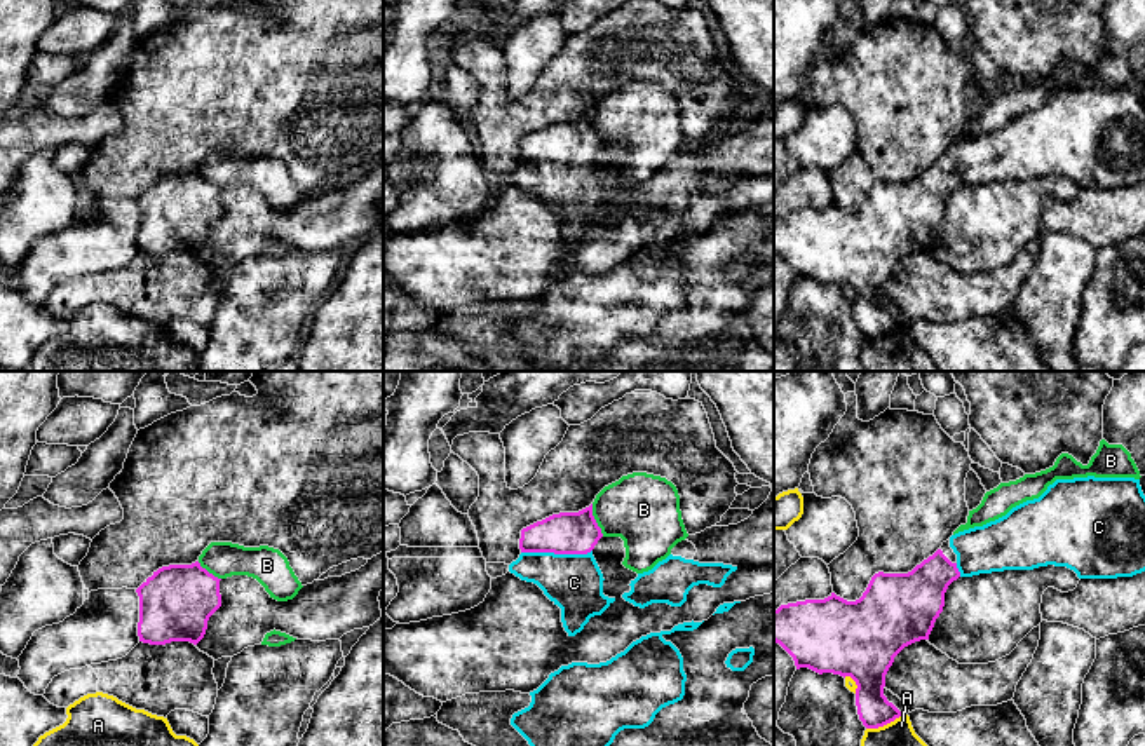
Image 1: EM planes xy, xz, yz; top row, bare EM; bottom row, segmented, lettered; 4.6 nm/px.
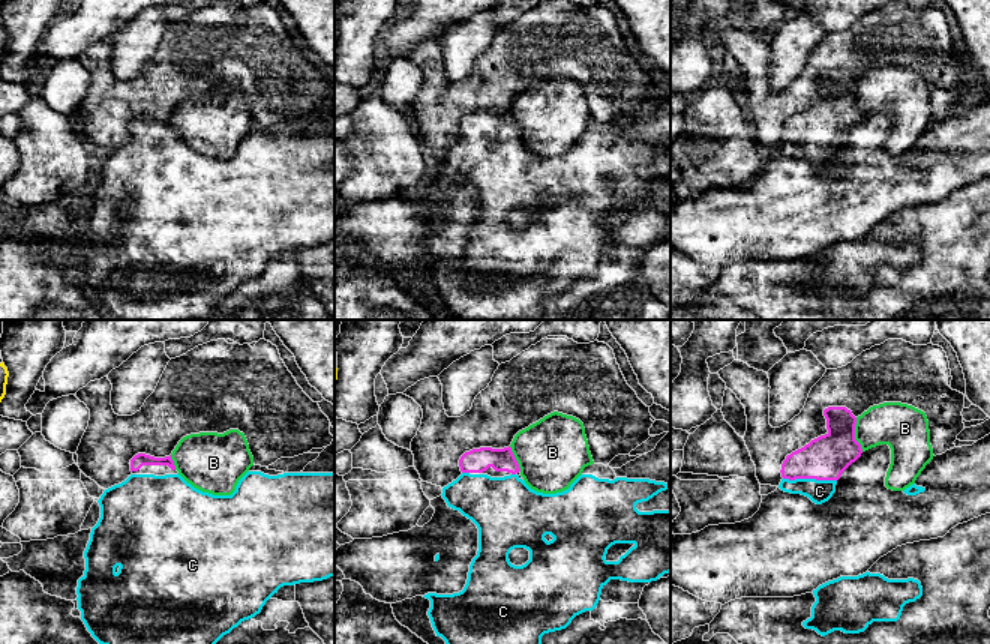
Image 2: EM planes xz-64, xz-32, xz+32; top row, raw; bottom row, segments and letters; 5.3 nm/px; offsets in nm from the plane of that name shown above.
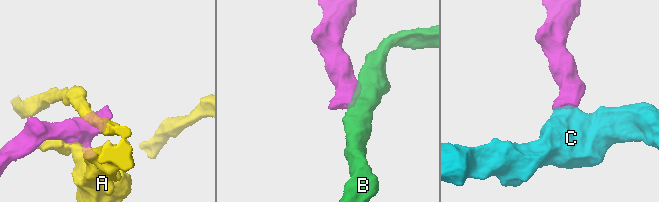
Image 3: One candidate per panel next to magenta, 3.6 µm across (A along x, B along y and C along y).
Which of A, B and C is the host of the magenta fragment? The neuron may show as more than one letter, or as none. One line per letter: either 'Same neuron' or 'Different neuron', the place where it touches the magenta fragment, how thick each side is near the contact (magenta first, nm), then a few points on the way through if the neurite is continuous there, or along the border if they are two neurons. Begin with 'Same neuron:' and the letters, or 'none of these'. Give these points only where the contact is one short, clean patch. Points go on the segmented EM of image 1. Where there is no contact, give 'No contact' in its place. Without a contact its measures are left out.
Same neuron: C
A: Different neuron. Touches magenta at yz (884, 724). Thickness 150 nm (magenta) against 130 nm
B: Different neuron. Touches magenta at xz (595, 520). Thickness 190 nm (magenta) against 340 nm
C: Same neuron. Touches magenta at xz (556, 553). Thickness 190 nm (magenta) against 260 nm. Path across: xz (567, 532), (567, 539), (556, 553), (574, 583)

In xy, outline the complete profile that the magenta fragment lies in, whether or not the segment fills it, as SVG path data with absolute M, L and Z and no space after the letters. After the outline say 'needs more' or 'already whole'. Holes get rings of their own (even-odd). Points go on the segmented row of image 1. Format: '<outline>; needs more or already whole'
M199 561L169 565L153 572L138 589L139 641L166 645L190 641L197 645L209 617L221 607L220 580Z; already whole

